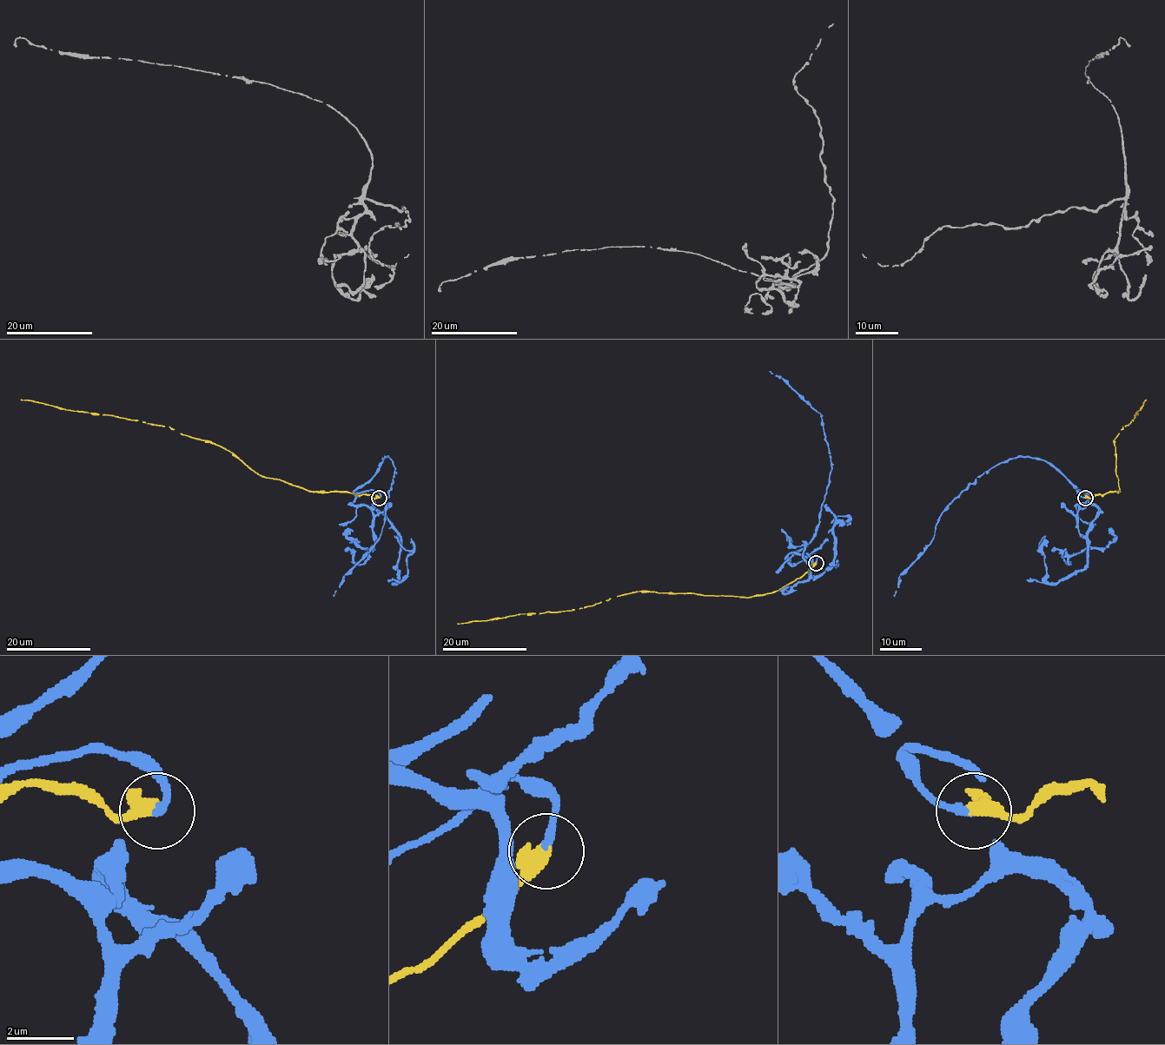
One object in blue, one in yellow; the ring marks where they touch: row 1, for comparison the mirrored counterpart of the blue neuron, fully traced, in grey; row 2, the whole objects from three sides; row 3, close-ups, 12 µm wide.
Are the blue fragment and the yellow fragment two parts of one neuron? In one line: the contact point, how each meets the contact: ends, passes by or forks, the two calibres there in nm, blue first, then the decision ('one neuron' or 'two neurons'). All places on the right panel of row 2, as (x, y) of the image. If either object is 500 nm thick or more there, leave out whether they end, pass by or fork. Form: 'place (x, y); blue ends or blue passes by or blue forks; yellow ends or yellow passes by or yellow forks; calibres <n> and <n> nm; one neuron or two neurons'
place (1085, 498); calibres 150 and 500 nm; one neuron

